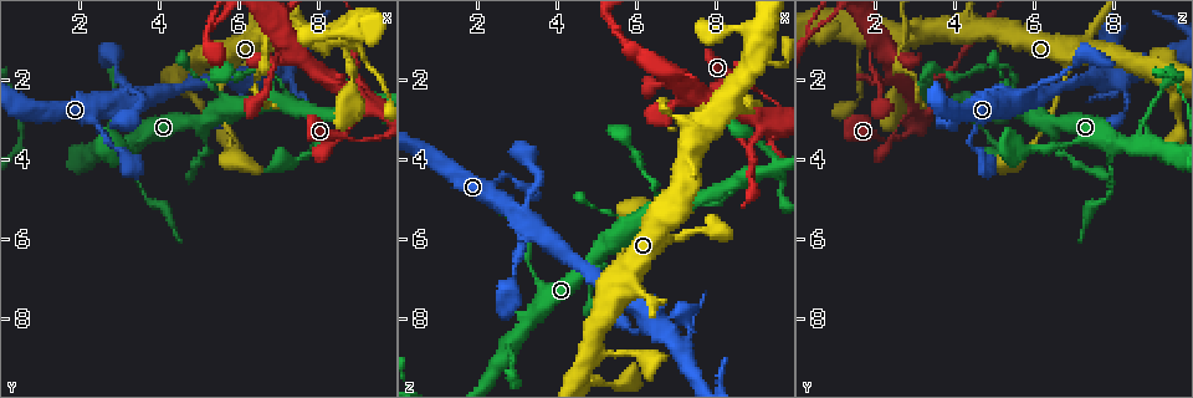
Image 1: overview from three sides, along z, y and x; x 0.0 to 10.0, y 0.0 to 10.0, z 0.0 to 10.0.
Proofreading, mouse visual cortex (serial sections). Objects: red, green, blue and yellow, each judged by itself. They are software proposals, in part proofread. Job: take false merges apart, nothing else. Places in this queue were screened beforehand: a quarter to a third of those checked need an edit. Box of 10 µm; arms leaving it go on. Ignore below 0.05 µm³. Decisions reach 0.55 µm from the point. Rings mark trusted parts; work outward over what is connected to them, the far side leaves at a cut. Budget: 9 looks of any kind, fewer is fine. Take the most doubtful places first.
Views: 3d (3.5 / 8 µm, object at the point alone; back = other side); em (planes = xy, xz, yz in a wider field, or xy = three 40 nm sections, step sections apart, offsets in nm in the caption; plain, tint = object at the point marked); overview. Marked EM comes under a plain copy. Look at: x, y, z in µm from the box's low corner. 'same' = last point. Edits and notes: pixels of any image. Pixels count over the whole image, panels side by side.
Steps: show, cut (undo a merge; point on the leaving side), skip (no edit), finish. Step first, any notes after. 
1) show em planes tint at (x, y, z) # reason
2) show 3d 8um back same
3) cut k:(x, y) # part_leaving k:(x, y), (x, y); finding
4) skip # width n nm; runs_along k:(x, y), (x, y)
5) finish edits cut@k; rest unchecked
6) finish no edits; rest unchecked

show 3d 3.5um at (9.30, 2.60, 4.40) # abrupt turn

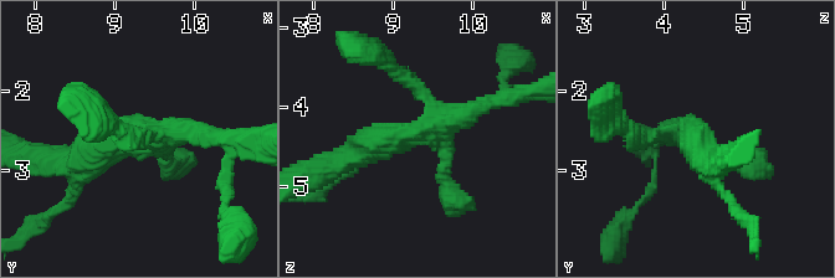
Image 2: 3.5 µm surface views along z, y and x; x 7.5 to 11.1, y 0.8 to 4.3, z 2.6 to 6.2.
show em planes tint same

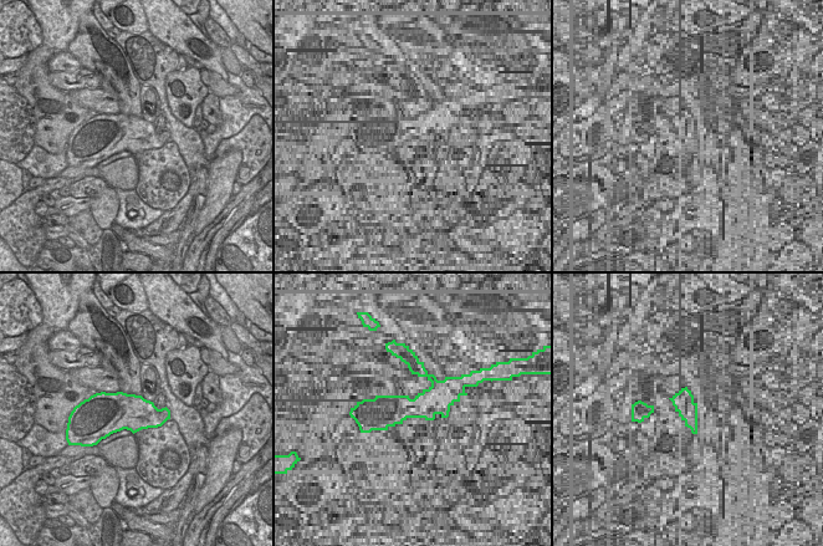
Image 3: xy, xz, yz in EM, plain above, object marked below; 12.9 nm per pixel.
show em xy step 5 tint same # cut it another way

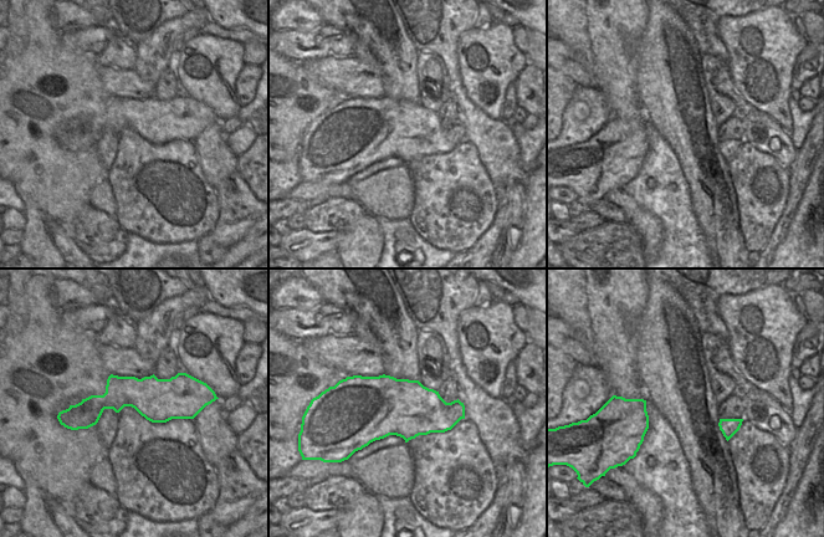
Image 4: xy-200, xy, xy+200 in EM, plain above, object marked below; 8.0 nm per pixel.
skip # arm_widths 150, 200, 250, 450 nm; runs_along 4:(189, 397), (116, 397), (70, 419); continuous, no second cell

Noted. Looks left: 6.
show 3d 8um back at (3.35, 3.60, 8.00) # sudden change in width

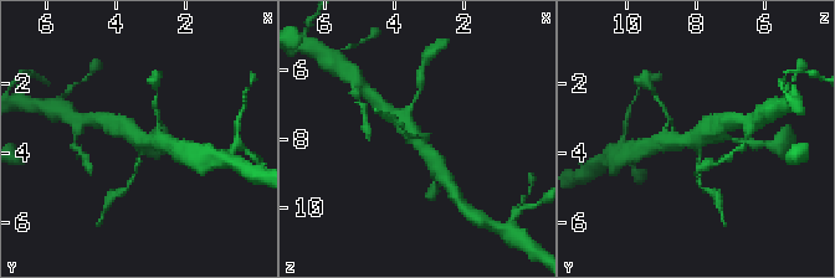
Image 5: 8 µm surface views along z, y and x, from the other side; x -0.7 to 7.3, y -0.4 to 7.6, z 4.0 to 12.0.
show 3d 3.5um same # zoom in

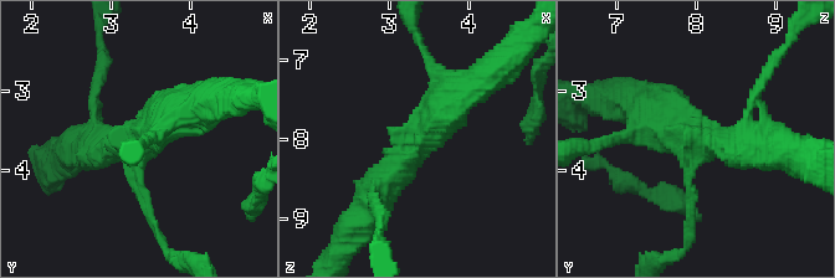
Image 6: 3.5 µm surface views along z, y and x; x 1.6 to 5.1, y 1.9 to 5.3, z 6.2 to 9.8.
show em xy step 1 tint at (3.35, 3.65, 8.05) # arms 3; arm_widths 100, 450, 500 nm

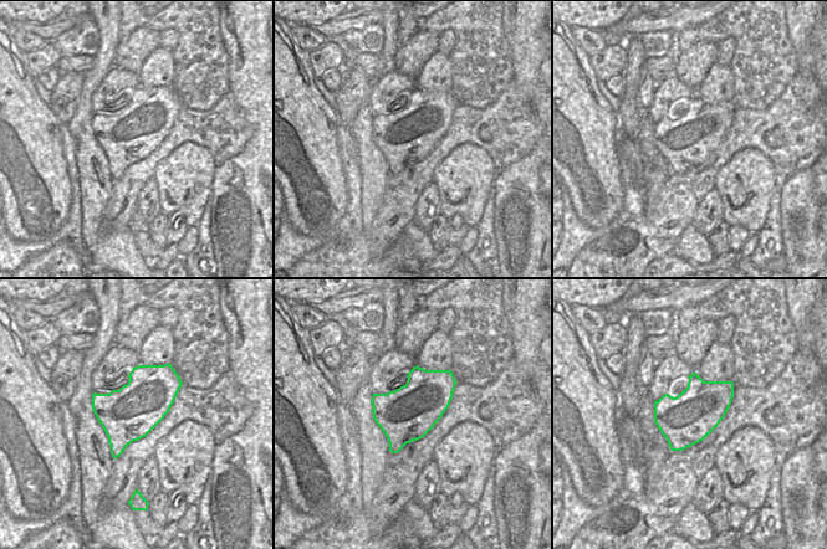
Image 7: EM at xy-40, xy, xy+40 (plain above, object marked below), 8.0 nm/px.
skip # runs_along 6:(477, 83), (408, 149), (374, 204); all the same cell

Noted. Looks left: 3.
show 3d 3.5um at (7.20, 0.70, 3.20) # sharp bend

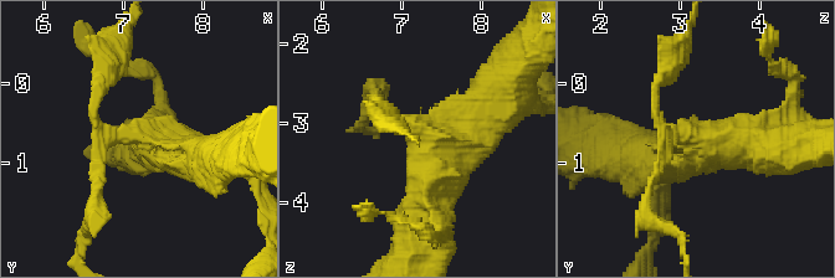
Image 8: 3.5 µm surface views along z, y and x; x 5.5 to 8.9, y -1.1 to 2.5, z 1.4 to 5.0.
show em xy step 3 tint at (7.25, 0.70, 3.30) # arms 3; arm_widths 150, 600, 600 nm

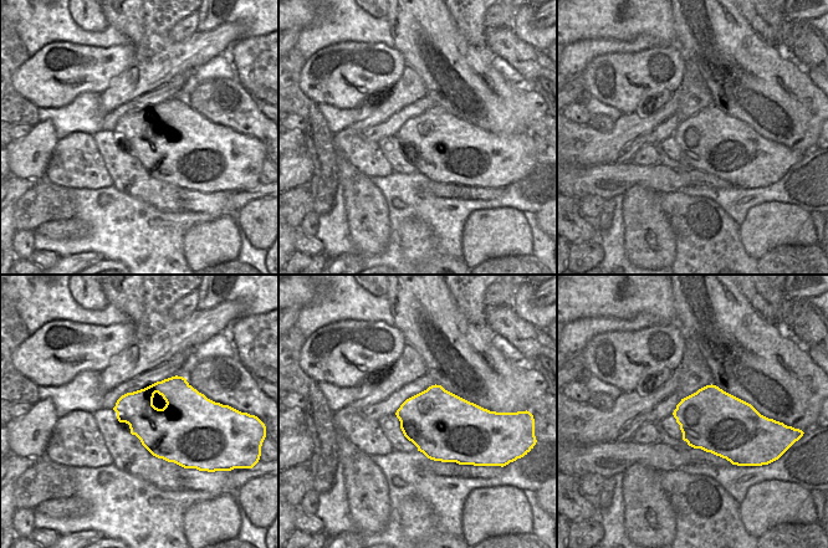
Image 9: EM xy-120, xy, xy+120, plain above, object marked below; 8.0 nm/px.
cut 8:(367, 99) # part_leaving 8:(400, 118), (373, 89), (365, 112); a second cell is stuck on

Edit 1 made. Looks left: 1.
finish edits cut@8; rest unchecked

